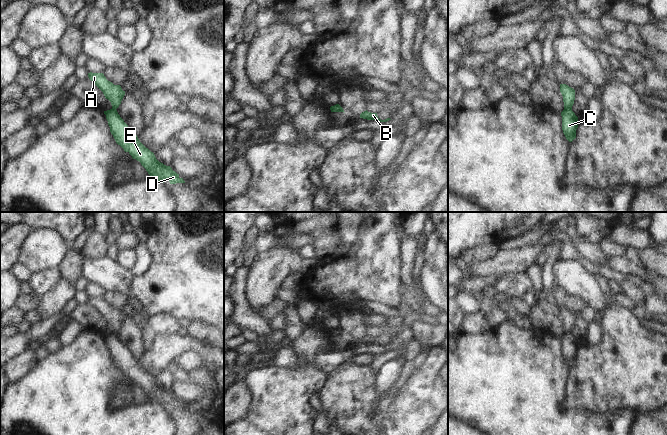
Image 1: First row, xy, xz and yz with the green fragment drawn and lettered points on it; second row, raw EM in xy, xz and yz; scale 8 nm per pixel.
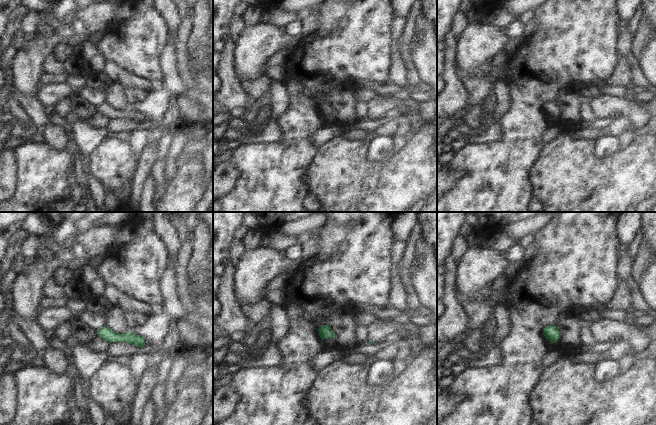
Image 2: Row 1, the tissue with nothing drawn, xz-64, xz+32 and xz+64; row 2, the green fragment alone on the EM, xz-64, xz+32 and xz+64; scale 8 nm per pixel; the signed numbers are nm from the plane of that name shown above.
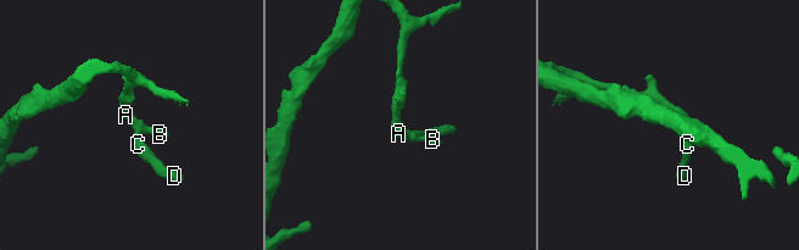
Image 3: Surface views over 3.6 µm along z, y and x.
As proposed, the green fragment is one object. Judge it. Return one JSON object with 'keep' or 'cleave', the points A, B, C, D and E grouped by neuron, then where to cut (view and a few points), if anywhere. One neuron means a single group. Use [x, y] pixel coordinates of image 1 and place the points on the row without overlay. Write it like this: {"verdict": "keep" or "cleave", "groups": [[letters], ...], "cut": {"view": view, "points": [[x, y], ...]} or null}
{"verdict": "cleave", "groups": [["A", "B"], ["C", "D", "E"]], "cut": {"view": "yz", "points": [[564, 332], [571, 333]]}}

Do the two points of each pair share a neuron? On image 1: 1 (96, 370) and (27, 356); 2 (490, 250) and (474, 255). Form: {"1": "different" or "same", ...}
{"1": "different", "2": "same"}

